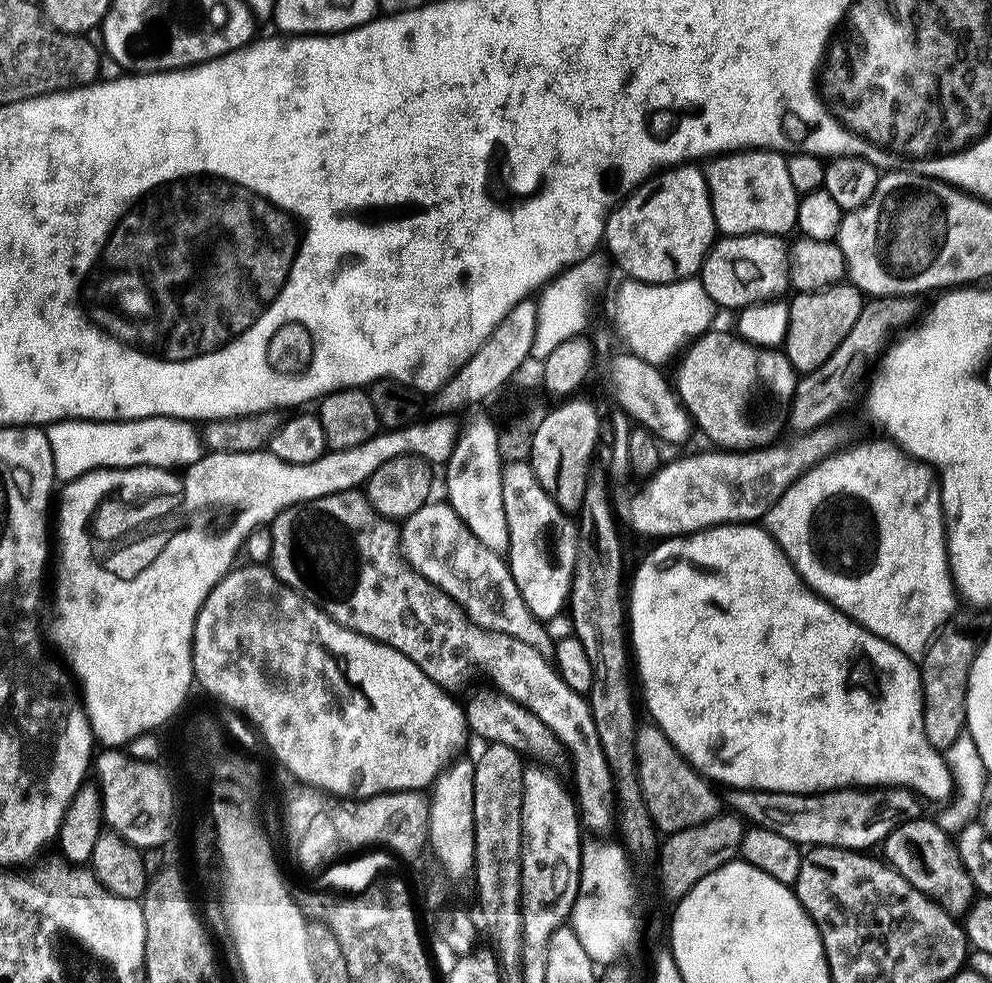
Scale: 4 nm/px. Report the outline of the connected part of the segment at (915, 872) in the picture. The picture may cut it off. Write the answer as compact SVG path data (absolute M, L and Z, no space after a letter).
M935 819L911 820L895 828L882 842L883 859L906 882L910 882L922 894L941 904L951 916L963 917L974 899L972 879L956 854L953 839Z

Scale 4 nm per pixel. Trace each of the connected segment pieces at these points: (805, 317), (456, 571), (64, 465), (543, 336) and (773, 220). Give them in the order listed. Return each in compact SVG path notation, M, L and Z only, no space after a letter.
M851 282L832 284L817 292L796 292L792 305L787 305L788 326L782 351L797 373L817 371L842 345L858 316L862 313L866 297Z
M429 502L423 504L420 509L403 521L399 533L400 555L403 556L406 563L422 578L440 588L449 599L456 601L473 624L491 632L501 632L507 636L514 636L517 640L526 642L526 646L534 646L534 650L538 650L538 654L552 657L556 649L553 637L548 637L548 632L544 629L547 627L537 620L524 604L518 586L512 583L505 557L498 553L492 553L478 538L472 536L471 531L460 520L449 503L435 504L435 502Z
M147 416L141 420L58 420L54 424L47 425L48 441L50 442L50 454L54 454L54 470L56 479L60 482L76 480L82 474L94 472L97 468L166 468L169 470L183 470L189 464L196 464L200 457L205 455L206 449L202 443L201 435L196 432L191 423L186 420L177 420L175 416Z
M589 258L564 269L559 276L552 277L544 285L538 296L538 330L534 334L531 354L533 361L544 361L558 345L566 342L566 338L574 338L585 331L584 327L588 324L588 291L591 290L596 276L603 272L604 268L596 258Z
M753 148L717 154L707 161L708 168L703 169L704 180L708 184L708 197L712 203L712 213L717 229L724 236L765 236L783 237L784 232L796 228L796 206L798 194L790 174L786 171L787 159L779 151Z

